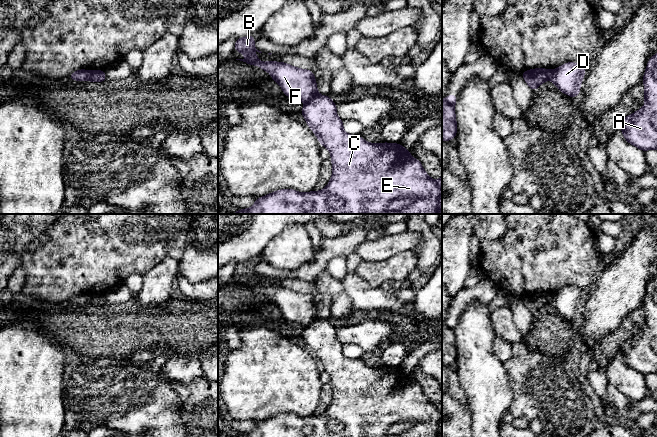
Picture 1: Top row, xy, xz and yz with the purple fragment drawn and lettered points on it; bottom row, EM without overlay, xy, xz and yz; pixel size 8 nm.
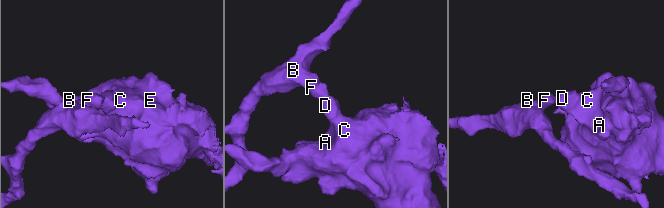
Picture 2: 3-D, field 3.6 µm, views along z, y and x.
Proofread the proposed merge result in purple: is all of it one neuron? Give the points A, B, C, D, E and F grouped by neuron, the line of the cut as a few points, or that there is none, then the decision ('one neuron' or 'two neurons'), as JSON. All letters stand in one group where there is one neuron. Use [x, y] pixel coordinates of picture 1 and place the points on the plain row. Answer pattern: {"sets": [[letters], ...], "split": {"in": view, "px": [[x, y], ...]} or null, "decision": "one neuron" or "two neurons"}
{"sets": [["A", "C", "D", "E"], ["B", "F"]], "split": {"in": "xz", "px": [[317, 316], [306, 326]]}, "decision": "two neurons"}

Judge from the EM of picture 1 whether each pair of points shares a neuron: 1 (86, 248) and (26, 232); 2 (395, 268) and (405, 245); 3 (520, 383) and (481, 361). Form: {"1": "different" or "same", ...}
{"1": "different", "2": "different", "3": "different"}

